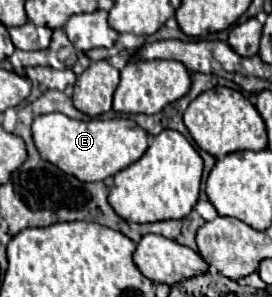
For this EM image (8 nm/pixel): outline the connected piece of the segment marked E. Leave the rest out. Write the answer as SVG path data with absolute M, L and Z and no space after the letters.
M45 113L39 115L33 121L33 141L35 147L39 149L41 157L53 165L57 165L61 171L75 175L79 181L103 181L105 177L111 177L125 169L127 165L135 163L149 145L149 135L145 133L143 127L139 127L131 119L89 119L89 121L79 121L79 119L69 119L67 115L61 113Z

